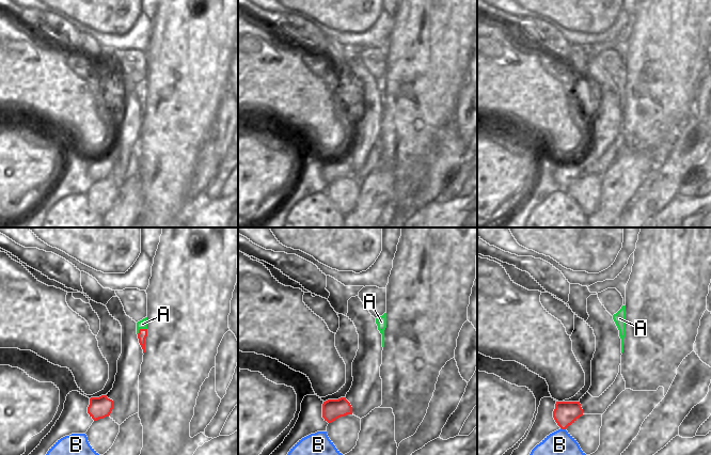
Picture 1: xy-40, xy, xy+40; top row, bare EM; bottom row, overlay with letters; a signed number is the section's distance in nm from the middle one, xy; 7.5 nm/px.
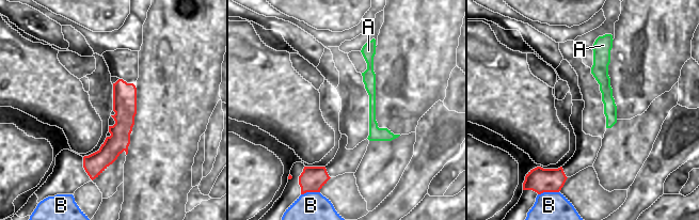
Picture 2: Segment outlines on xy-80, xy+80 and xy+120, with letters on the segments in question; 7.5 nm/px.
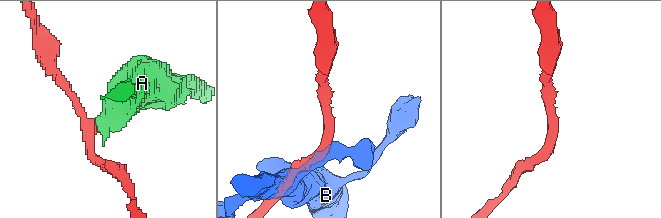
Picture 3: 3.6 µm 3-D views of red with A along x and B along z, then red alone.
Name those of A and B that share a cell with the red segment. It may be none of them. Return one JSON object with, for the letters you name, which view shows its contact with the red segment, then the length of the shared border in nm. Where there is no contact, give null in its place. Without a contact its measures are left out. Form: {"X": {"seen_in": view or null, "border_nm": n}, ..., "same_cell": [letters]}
{"same_cell": []}

